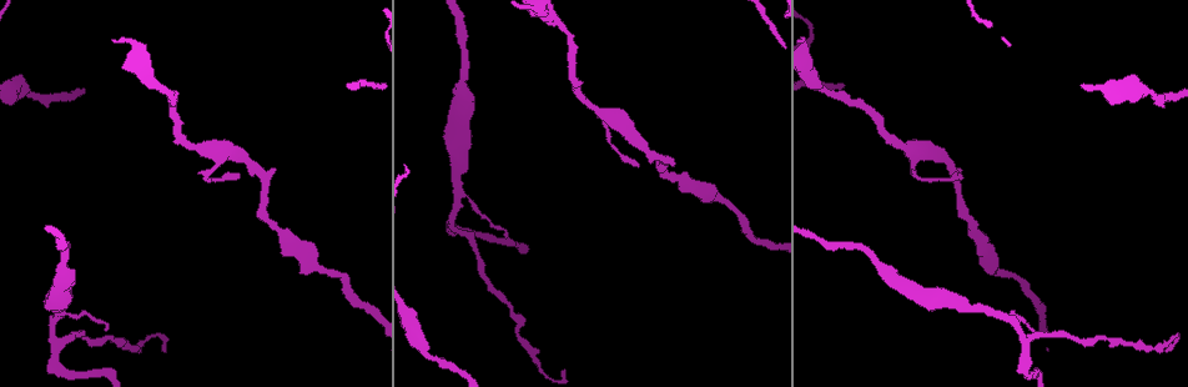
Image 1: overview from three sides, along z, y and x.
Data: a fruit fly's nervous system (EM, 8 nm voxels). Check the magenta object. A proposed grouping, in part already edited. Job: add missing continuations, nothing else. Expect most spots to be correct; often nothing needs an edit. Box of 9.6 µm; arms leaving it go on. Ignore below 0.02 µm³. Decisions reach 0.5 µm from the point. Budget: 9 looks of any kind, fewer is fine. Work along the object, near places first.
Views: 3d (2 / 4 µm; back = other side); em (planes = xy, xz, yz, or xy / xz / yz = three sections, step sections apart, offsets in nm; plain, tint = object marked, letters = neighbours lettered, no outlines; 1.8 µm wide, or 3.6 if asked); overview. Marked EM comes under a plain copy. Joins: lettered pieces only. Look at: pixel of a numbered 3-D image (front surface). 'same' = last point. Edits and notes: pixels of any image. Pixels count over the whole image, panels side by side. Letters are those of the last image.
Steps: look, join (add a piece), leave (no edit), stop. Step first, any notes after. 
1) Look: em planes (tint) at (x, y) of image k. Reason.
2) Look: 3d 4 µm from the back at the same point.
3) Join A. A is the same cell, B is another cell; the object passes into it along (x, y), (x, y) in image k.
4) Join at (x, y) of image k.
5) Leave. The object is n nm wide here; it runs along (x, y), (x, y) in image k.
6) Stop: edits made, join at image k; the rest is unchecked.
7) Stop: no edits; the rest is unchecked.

Look: em planes (letters) at (319, 270) of image 1. Sudden change in width.

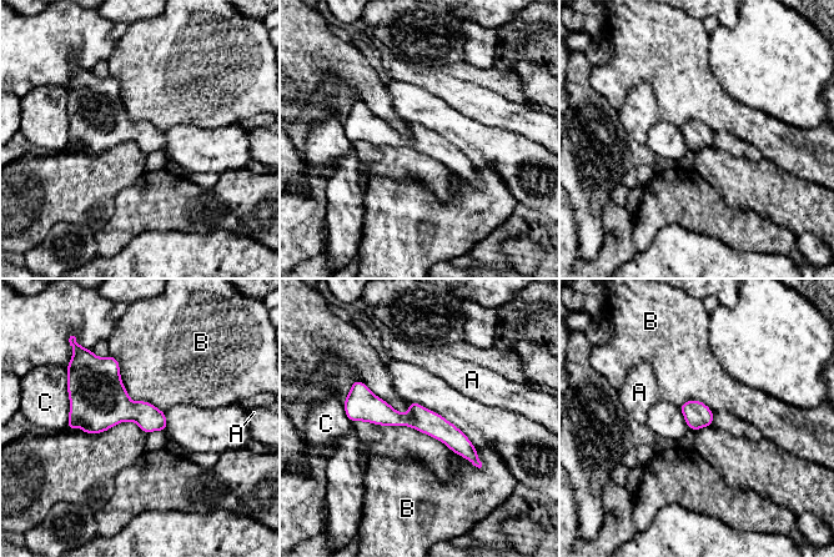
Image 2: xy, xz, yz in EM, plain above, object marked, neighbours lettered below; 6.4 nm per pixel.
Leave. The longest contact is with B, 500 nm; A, B and C are other cells; none of them fits.

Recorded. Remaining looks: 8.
Look: em planes (letters) at (240, 174) of image 1.

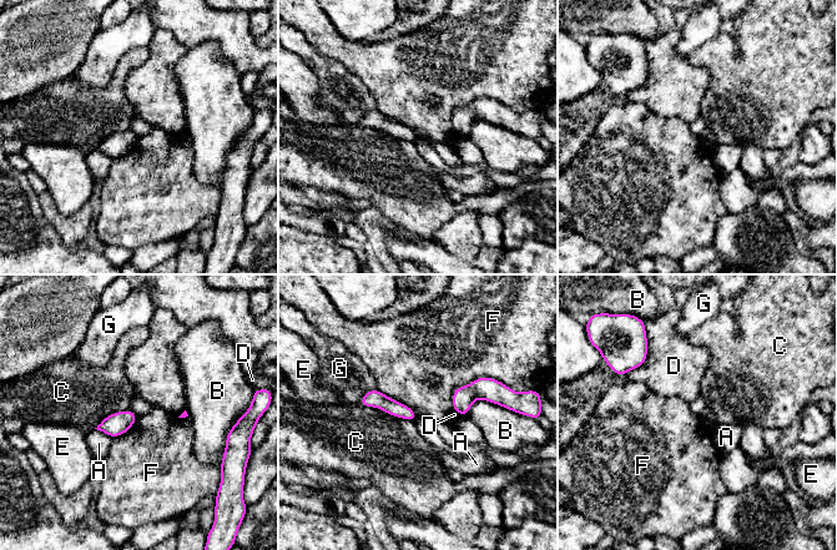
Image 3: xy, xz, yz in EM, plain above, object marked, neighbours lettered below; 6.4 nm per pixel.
Leave. The object is 110 nm wide here; A, B, C, D, E, F and G are other cells; it runs along (363, 402), (383, 402), (412, 417) in image 3; no lettered piece goes on from it.

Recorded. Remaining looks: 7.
Look: 3d 4 µm at (562, 372) of image 1. Thin end.

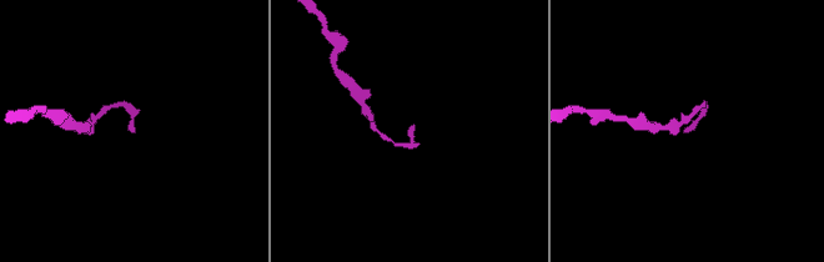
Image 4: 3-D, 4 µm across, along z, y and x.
Look: em yz step 16 (letters) at (134, 130) of image 4. Now the EM.

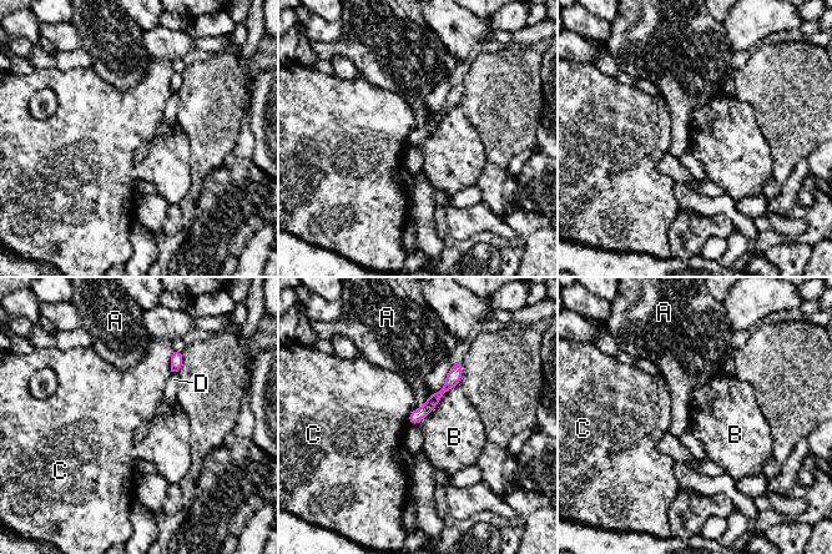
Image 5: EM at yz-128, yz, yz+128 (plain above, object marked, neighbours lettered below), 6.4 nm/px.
Look: em planes (letters) at the same point.

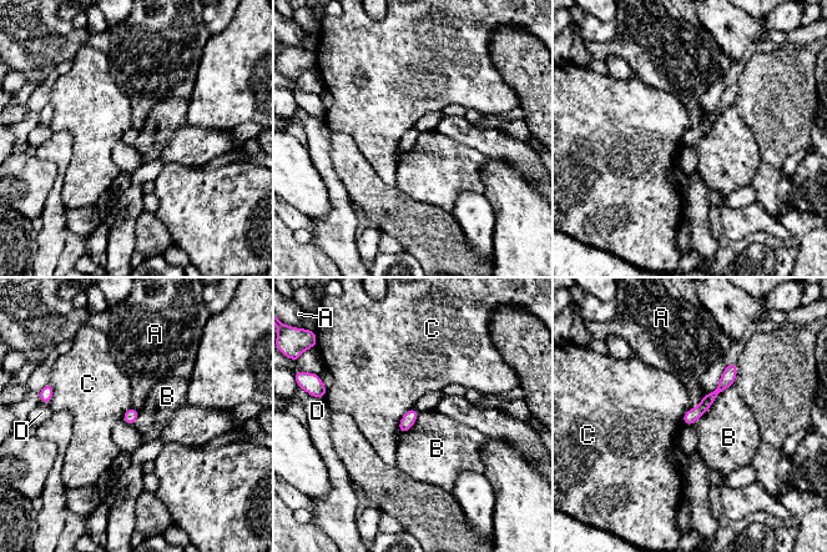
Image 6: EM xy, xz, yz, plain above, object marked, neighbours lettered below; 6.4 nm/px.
Leave. The object is 90 nm wide here; A, B, C and D are other cells; it runs along (734, 366), (721, 387), (687, 422) in image 6; none of them fits.

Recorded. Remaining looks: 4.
Look: em planes (tint) at (54, 341) of image 1. Sharp bend.

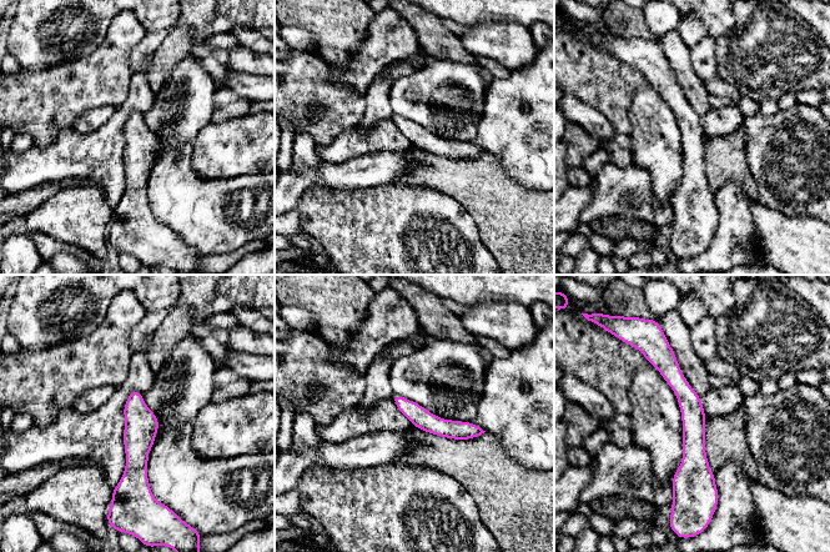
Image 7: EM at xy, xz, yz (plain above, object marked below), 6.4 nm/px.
Look: em planes (letters) at the same point. See the neighbours.

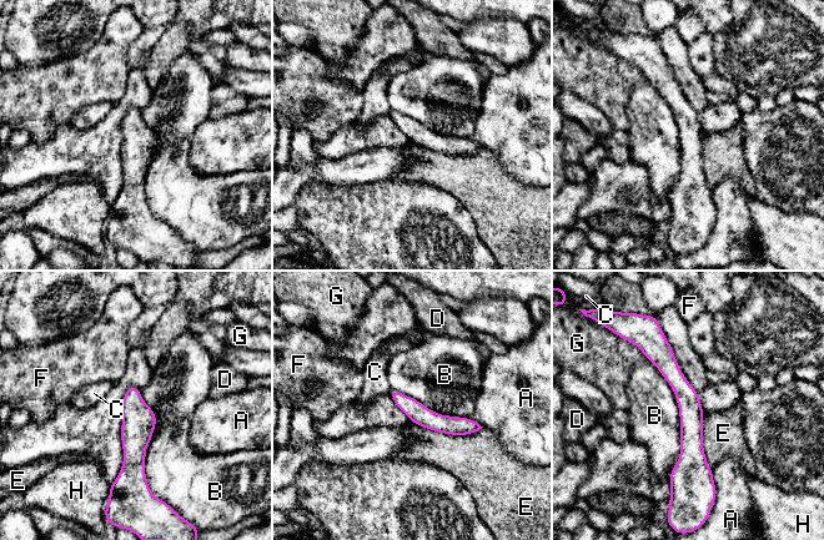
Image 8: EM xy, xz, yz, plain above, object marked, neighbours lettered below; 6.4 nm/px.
Leave. The longest contact is with B, 850 nm; A, B, C, D, E, F, G and H are other cells; a border runs along (643, 354), (678, 408), (669, 480) in image 8; no lettered piece goes on from it.

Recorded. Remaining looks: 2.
Stop: no edits; the rest is unchecked.

